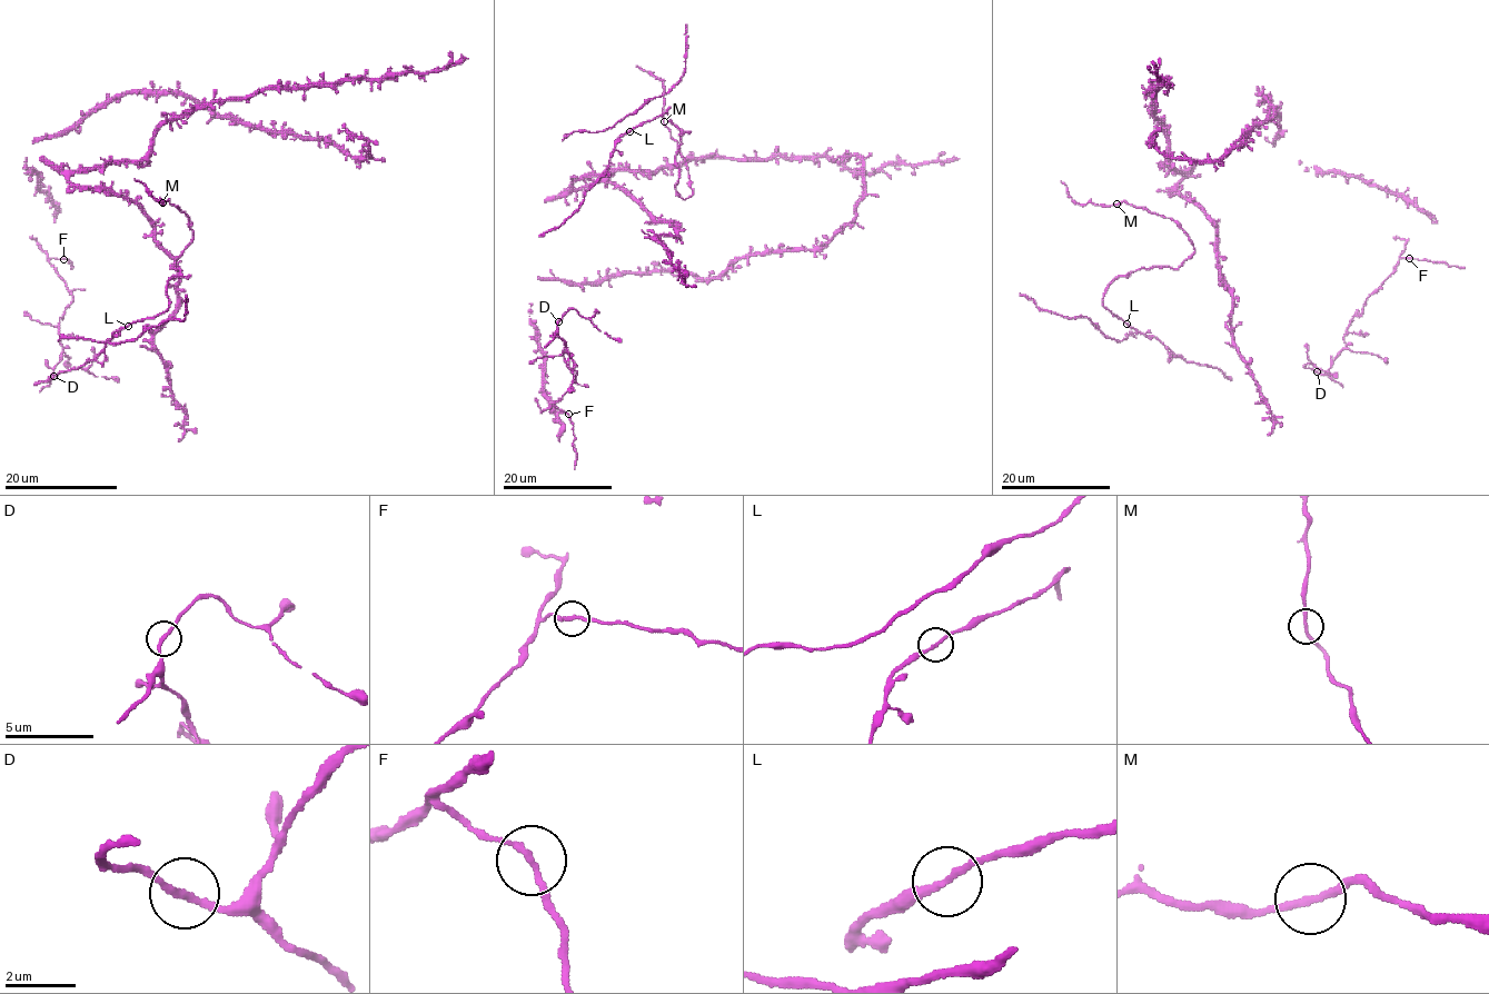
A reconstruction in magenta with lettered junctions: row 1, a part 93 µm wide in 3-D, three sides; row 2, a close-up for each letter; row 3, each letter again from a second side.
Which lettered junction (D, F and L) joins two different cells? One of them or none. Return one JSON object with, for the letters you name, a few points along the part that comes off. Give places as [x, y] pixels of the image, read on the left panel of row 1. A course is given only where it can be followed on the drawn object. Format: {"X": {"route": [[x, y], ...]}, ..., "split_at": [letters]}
{"split_at": []}

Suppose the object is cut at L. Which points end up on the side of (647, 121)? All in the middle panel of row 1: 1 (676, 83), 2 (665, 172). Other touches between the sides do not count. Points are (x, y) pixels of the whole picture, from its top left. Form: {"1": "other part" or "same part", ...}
{"1": "other part", "2": "other part"}

